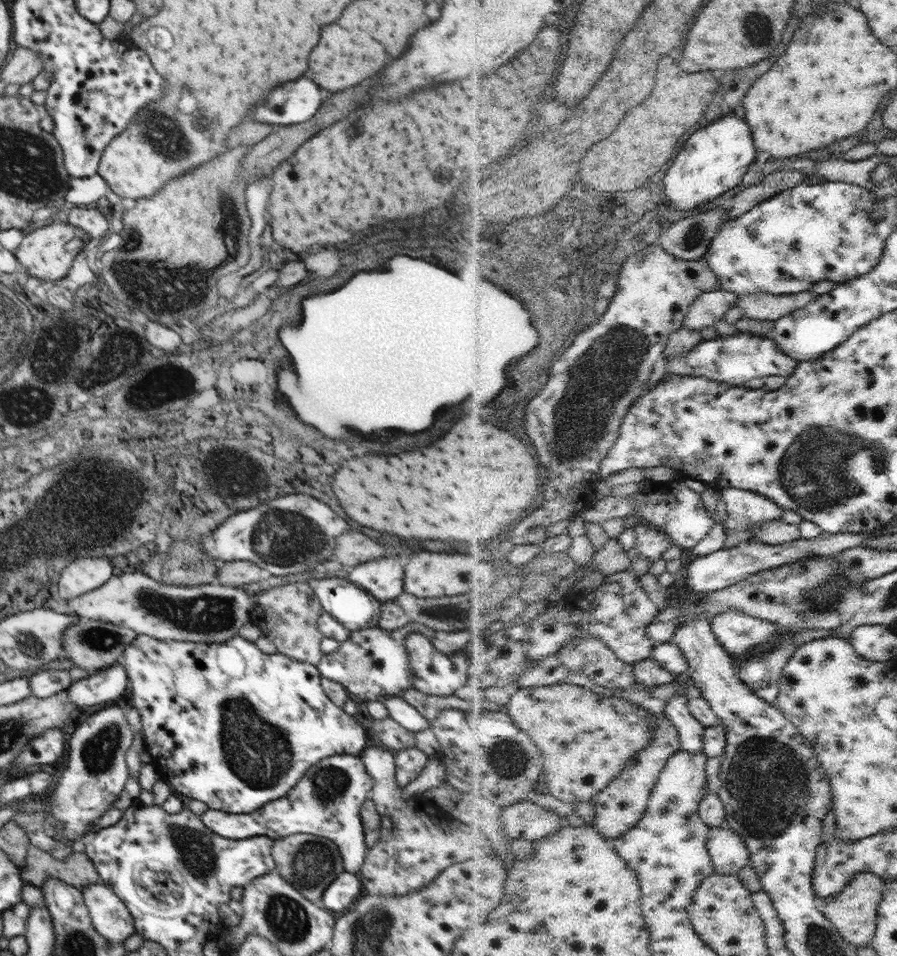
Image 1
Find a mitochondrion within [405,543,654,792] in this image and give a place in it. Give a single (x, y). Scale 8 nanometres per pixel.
(508, 758)

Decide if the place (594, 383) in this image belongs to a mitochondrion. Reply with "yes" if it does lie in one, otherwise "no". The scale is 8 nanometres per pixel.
yes

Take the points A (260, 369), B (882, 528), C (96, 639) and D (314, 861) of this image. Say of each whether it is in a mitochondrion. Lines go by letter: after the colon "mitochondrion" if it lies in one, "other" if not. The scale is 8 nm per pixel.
A: other
B: other
C: mitochondrion
D: mitochondrion

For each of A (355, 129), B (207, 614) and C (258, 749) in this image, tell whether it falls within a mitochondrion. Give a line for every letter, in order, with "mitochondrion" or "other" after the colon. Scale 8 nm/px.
A: other
B: mitochondrion
C: mitochondrion

